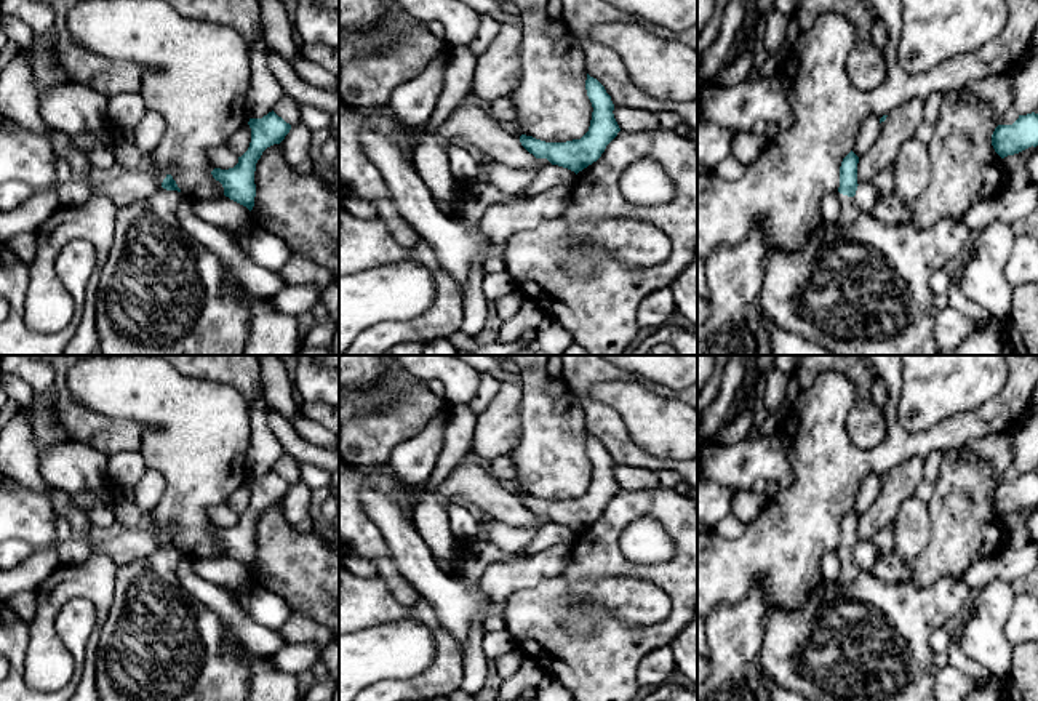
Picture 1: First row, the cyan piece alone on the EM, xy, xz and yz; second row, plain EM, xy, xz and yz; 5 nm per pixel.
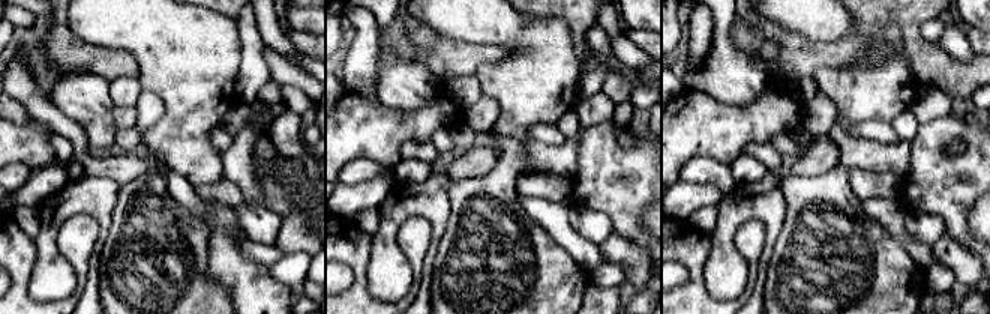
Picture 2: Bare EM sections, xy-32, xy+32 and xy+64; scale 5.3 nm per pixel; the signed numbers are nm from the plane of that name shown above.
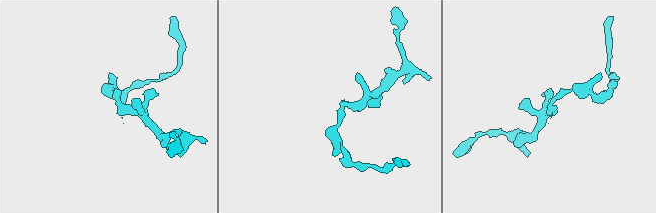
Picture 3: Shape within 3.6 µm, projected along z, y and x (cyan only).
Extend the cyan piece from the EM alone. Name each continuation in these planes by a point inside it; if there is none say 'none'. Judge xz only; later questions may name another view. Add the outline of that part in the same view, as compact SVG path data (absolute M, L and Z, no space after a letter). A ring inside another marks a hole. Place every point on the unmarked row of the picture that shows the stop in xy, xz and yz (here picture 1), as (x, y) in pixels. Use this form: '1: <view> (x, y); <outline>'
none

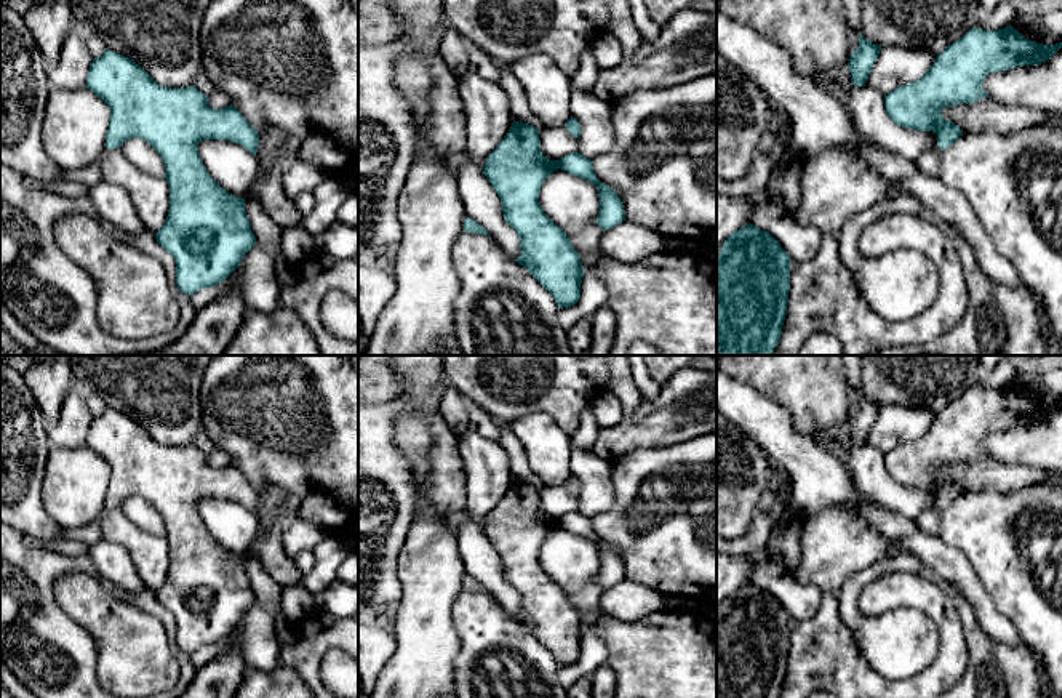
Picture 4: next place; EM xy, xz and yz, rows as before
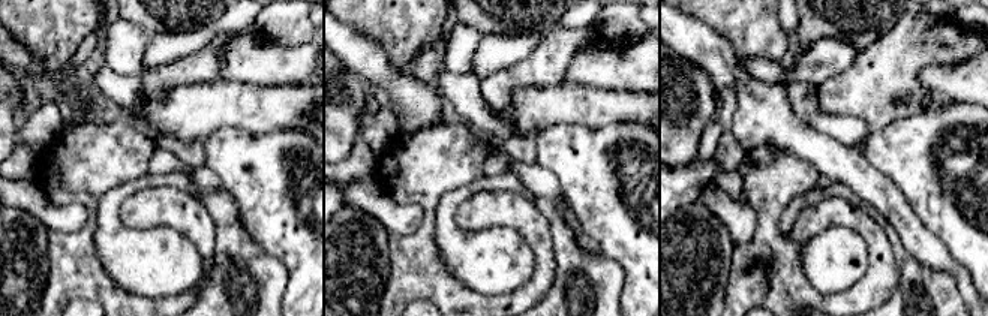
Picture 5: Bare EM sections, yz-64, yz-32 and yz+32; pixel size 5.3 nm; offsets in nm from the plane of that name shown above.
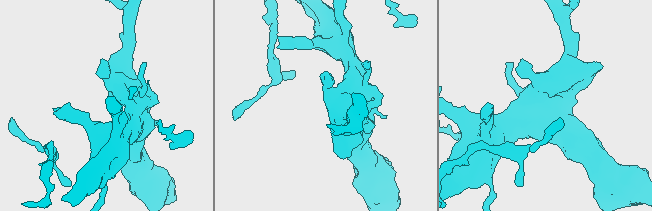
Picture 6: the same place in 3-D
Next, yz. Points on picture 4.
1: yz (930, 521); M937 504L932 509L921 512L913 522L920 530L937 536L940 530L940 512L942 507Z

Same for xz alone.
none

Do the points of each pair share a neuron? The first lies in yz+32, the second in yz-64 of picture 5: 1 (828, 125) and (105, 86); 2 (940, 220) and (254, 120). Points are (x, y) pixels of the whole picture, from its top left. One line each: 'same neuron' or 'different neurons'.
1: same neuron
2: different neurons

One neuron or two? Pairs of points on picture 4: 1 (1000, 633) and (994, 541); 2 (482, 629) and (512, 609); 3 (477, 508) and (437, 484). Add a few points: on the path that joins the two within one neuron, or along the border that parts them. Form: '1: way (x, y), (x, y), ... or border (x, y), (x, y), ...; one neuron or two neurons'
1: border (978, 580), (994, 605), (1016, 628), (1022, 641); two neurons
2: border (490, 593), (514, 618); two neurons
3: border (463, 465), (464, 511); two neurons

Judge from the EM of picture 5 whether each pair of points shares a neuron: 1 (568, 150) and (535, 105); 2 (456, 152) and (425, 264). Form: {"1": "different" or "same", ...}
{"1": "different", "2": "same"}

